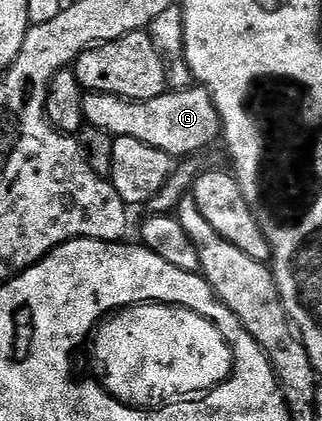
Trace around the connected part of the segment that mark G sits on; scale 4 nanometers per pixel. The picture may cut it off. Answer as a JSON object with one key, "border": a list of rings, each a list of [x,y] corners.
{"border":[[[200,85],[173,89],[150,99],[121,99],[117,95],[89,93],[83,101],[83,113],[88,126],[103,129],[114,139],[135,137],[135,141],[163,149],[163,153],[174,157],[193,157],[189,155],[211,146],[216,139],[218,142],[221,135],[221,119],[213,99]]]}

